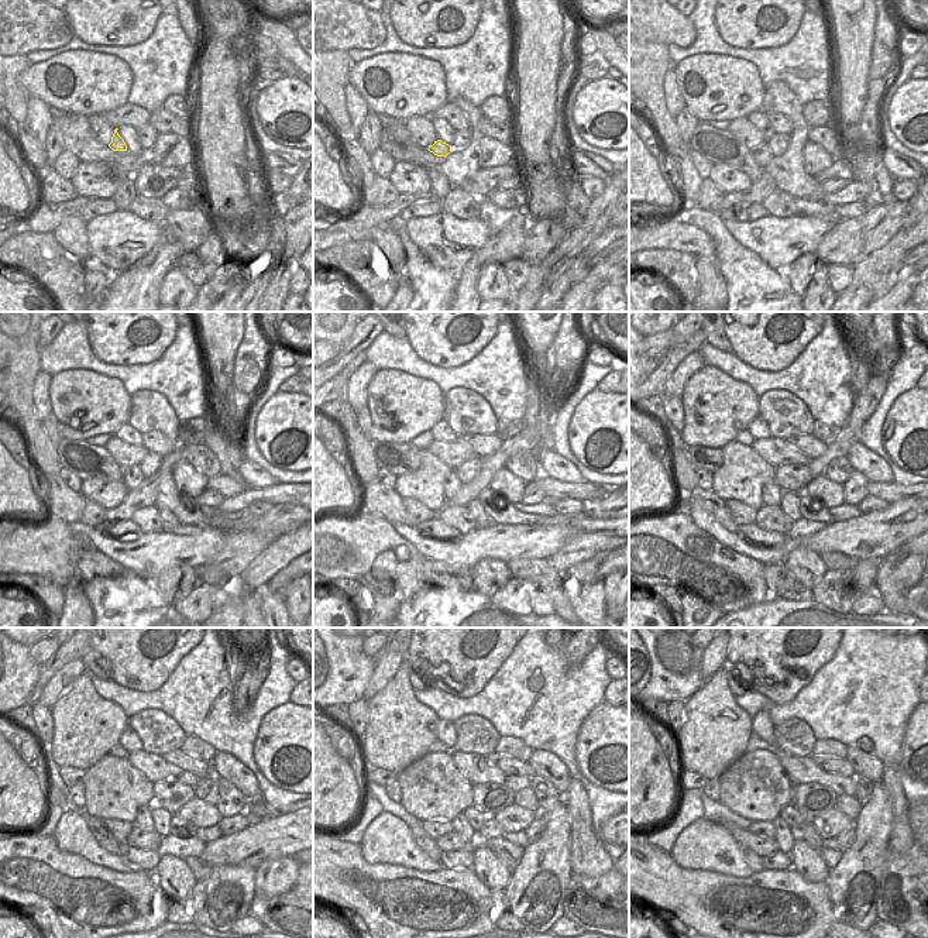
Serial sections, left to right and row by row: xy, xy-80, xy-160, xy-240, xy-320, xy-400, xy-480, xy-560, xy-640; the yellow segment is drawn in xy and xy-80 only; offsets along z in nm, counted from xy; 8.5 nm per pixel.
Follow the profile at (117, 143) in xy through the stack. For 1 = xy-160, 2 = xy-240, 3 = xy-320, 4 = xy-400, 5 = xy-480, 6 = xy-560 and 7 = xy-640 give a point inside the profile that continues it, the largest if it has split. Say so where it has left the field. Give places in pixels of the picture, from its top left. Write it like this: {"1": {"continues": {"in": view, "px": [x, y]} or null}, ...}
{"1": {"continues": {"in": "xy-160", "px": [762, 154]}}, "2": {"continues": {"in": "xy-240", "px": [133, 477]}}, "3": {"continues": {"in": "xy-320", "px": [452, 484]}}, "4": {"continues": {"in": "xy-400", "px": [772, 492]}}, "5": {"continues": {"in": "xy-480", "px": [143, 820]}}, "6": {"continues": {"in": "xy-560", "px": [460, 824]}}, "7": {"continues": {"in": "xy-640", "px": [782, 831]}}}

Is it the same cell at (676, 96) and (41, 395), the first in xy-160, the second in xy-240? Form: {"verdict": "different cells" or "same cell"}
{"verdict": "same cell"}

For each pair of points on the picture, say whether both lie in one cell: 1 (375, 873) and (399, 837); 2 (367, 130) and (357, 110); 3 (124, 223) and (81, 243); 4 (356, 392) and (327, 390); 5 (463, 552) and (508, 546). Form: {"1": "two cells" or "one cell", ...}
{"1": "two cells", "2": "two cells", "3": "two cells", "4": "two cells", "5": "one cell"}

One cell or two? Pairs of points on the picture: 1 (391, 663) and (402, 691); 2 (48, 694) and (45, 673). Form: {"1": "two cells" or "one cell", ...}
{"1": "two cells", "2": "two cells"}

